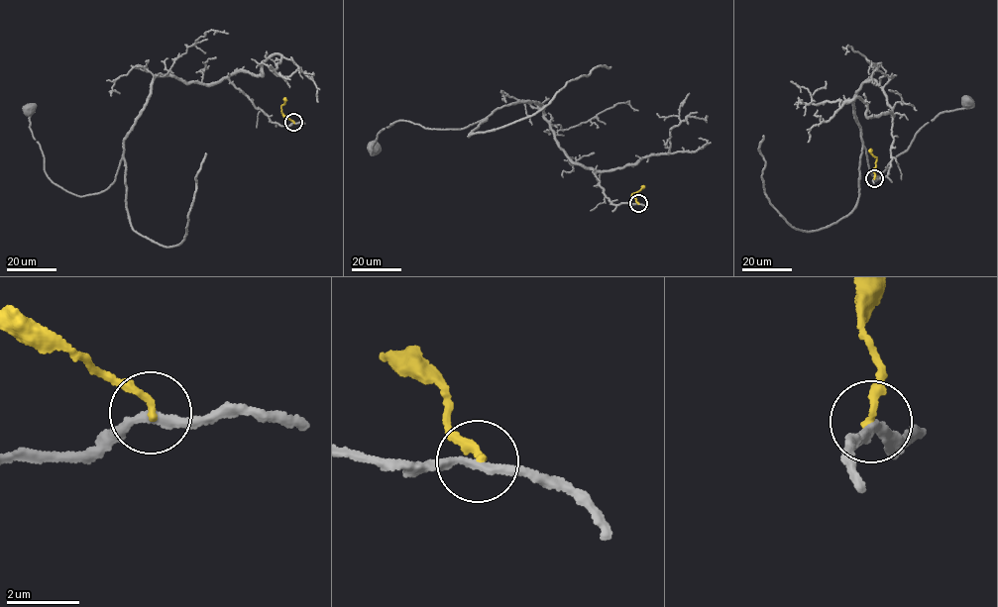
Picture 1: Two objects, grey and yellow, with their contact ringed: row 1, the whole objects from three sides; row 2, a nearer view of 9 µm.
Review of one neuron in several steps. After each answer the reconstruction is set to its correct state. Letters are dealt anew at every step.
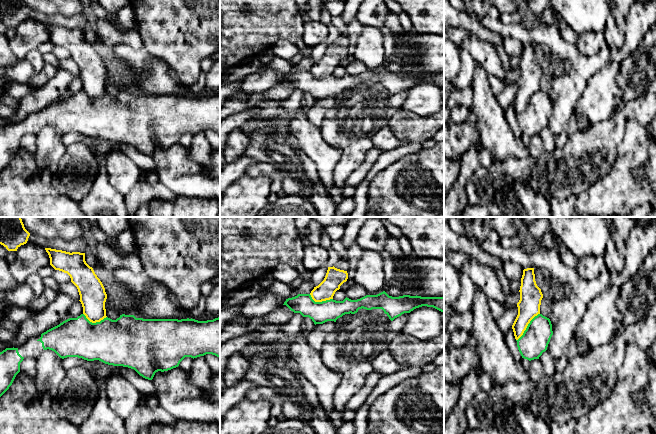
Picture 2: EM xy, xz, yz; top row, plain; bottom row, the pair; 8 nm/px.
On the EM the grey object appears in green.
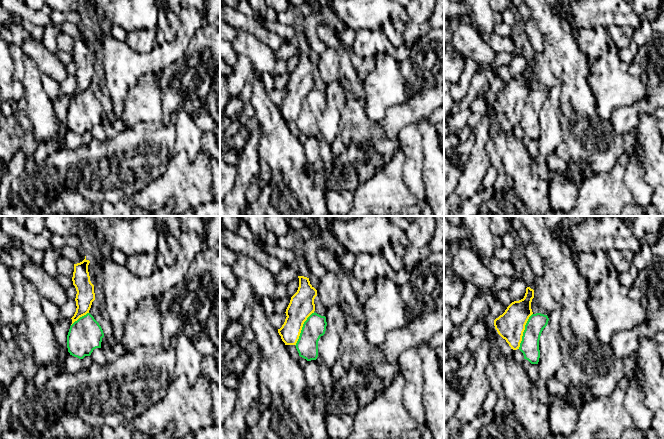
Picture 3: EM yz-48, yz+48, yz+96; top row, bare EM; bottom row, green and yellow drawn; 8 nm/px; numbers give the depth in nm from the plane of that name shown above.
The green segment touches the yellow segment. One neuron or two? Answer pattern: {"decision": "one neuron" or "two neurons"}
{"decision": "two neurons"}

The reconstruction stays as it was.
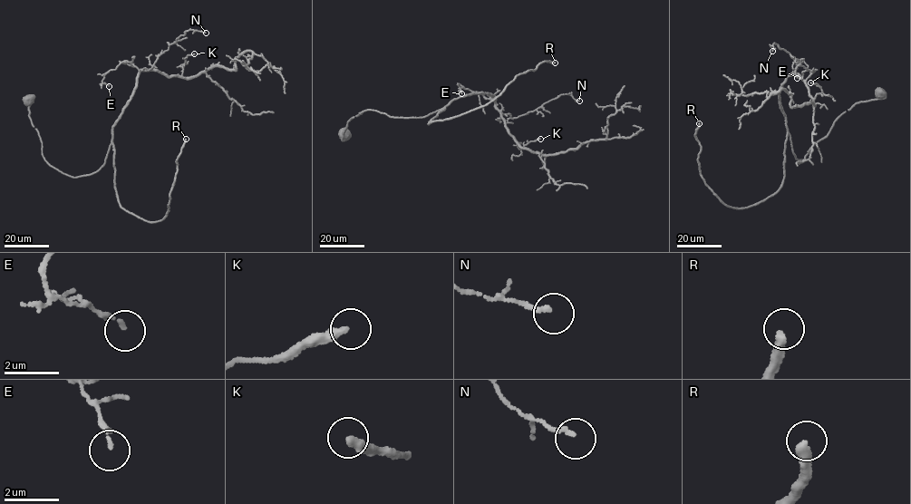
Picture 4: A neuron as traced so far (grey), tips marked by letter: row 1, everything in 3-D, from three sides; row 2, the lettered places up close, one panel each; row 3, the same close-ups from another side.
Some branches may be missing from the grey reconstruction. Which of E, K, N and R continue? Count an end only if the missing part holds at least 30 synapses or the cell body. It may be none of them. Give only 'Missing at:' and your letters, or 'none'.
Missing at: R

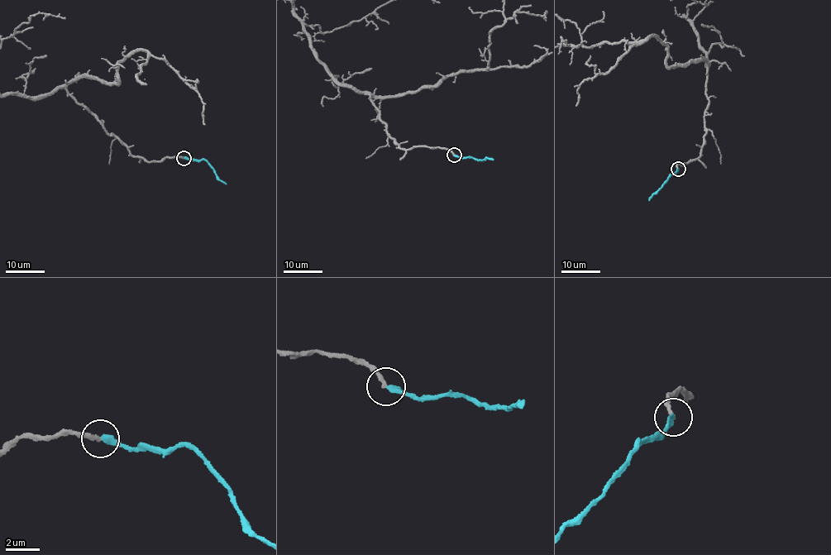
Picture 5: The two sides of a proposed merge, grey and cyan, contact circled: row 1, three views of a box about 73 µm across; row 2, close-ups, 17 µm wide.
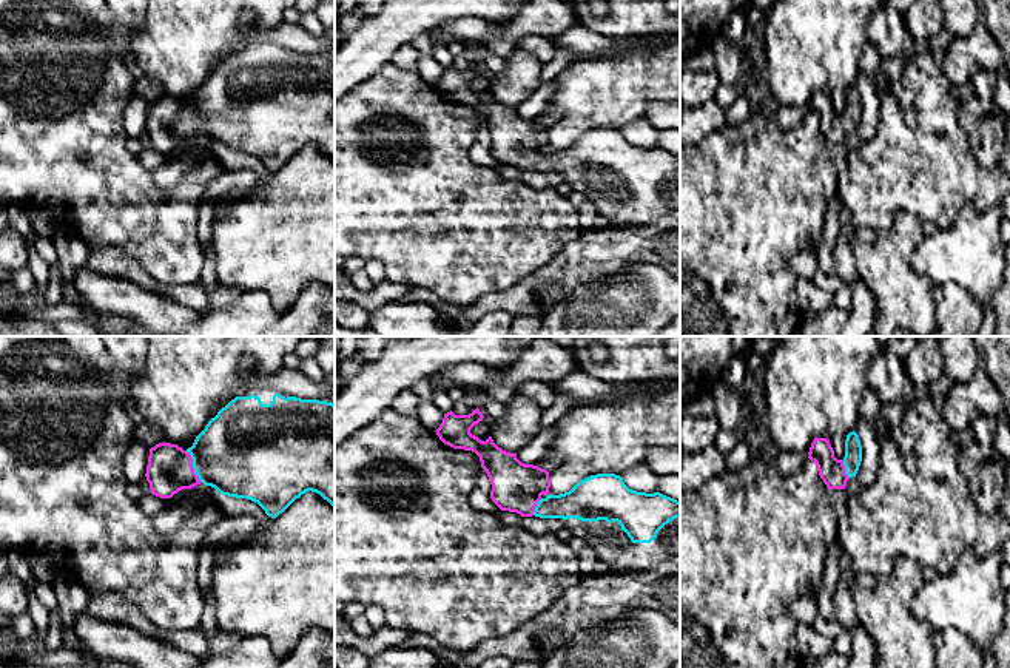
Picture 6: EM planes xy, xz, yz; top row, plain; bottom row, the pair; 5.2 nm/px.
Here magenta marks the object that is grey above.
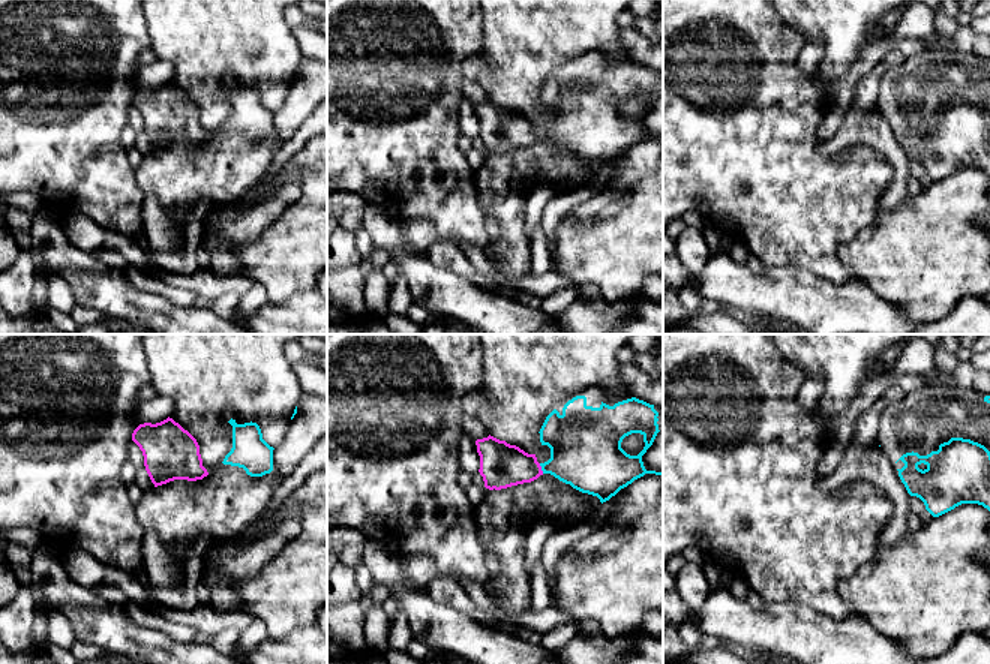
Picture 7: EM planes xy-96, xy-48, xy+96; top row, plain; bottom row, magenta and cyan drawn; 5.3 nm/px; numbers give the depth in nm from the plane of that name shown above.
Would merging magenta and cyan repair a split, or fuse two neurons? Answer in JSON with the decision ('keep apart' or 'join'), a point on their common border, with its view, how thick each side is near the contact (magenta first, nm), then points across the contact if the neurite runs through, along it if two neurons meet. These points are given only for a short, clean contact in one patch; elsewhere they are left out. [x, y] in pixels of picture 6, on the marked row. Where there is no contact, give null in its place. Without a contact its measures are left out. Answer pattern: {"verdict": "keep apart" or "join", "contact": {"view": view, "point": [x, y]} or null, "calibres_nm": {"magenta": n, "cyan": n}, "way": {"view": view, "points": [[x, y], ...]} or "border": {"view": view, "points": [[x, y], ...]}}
{"verdict": "join", "contact": {"view": "xy", "point": [191, 466]}, "calibres_nm": {"magenta": 240, "cyan": 440}, "way": {"view": "xy", "points": [[170, 469], [191, 466], [224, 454], [238, 454]]}}

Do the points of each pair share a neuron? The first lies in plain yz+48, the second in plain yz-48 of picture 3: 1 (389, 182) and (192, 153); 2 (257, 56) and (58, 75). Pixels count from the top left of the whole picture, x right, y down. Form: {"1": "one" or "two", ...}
{"1": "two", "2": "one"}

